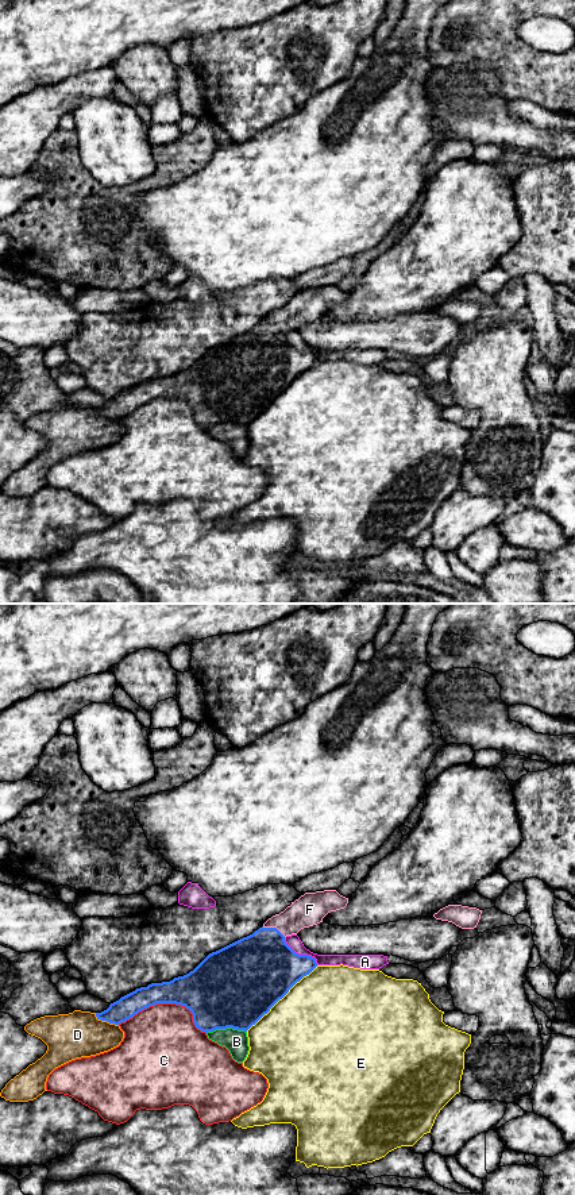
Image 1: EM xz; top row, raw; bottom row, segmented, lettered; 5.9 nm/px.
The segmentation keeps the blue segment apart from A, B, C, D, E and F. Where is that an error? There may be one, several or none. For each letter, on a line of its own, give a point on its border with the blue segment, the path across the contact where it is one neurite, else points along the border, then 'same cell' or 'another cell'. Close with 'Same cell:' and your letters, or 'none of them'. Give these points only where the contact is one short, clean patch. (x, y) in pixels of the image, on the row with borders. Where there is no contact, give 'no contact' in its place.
A: contact xz (301, 955); another cell
B: contact xz (226, 1028); another cell
C: contact xz (166, 1002); another cell
D: contact xz (105, 1020); another cell
E: contact xz (281, 998); another cell
F: contact xz (274, 928); way xz (261, 967), (274, 928), (309, 909); same cell
Same cell: F

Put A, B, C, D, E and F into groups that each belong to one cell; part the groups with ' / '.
A / B / C / D / E / F

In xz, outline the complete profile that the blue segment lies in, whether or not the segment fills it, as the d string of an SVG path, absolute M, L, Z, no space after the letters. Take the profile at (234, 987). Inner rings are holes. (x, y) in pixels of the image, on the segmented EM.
M336 890L305 893L283 911L269 918L252 934L209 953L189 974L170 982L151 983L147 987L136 988L111 1003L107 1010L96 1013L96 1017L119 1025L157 1003L175 1003L192 1011L193 1022L201 1032L208 1033L227 1028L247 1032L297 982L317 967L314 957L296 953L286 944L285 937L323 922L328 913L344 909L347 903L348 898L340 895Z

